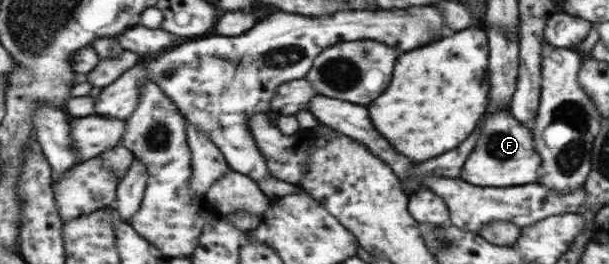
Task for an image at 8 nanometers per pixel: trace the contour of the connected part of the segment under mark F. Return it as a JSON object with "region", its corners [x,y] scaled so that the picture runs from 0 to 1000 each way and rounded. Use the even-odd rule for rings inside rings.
{"region":[[[834,413],[814,420],[808,436],[798,436],[791,511],[785,519],[778,572],[765,602],[755,670],[775,701],[785,705],[788,693],[788,708],[837,708],[880,693],[890,648],[887,595],[877,545],[875,500],[854,470]]]}

